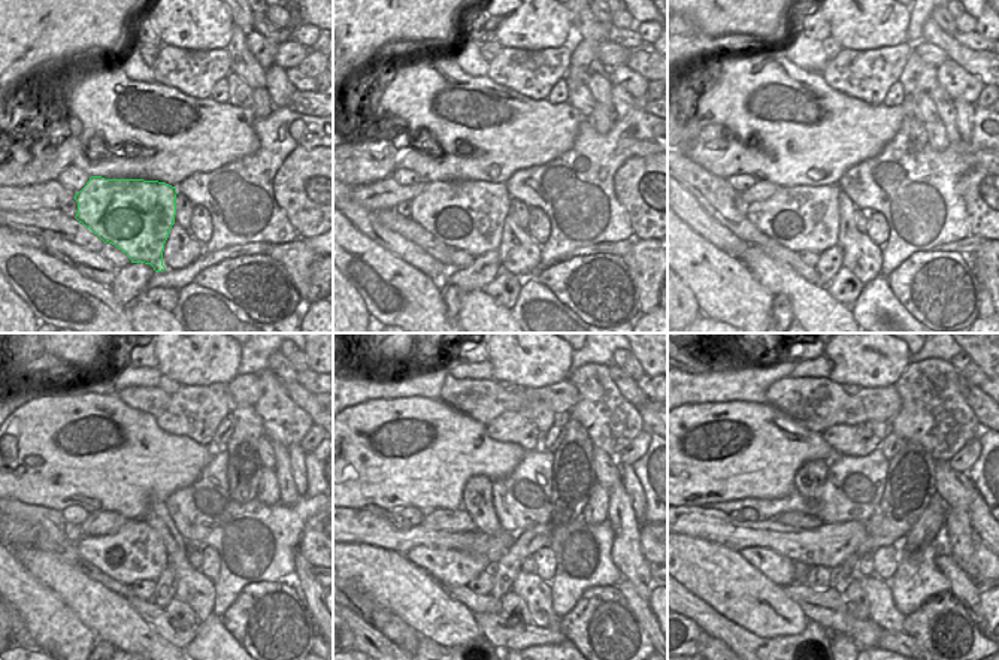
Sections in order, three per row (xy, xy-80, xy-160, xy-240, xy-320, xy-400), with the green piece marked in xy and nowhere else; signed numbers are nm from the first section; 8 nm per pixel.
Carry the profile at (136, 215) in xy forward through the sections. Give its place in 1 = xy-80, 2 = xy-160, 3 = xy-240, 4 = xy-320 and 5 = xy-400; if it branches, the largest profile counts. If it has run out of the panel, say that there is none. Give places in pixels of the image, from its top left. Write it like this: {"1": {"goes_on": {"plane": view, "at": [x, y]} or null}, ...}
{"1": {"goes_on": {"plane": "xy-80", "at": [469, 215]}}, "2": {"goes_on": {"plane": "xy-160", "at": [801, 218]}}, "3": {"goes_on": {"plane": "xy-240", "at": [135, 553]}}, "4": {"goes_on": {"plane": "xy-320", "at": [456, 568]}}, "5": {"goes_on": {"plane": "xy-400", "at": [780, 569]}}}

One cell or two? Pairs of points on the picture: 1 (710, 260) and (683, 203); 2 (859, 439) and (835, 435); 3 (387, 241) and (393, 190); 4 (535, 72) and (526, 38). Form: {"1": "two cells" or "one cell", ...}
{"1": "two cells", "2": "one cell", "3": "two cells", "4": "two cells"}

